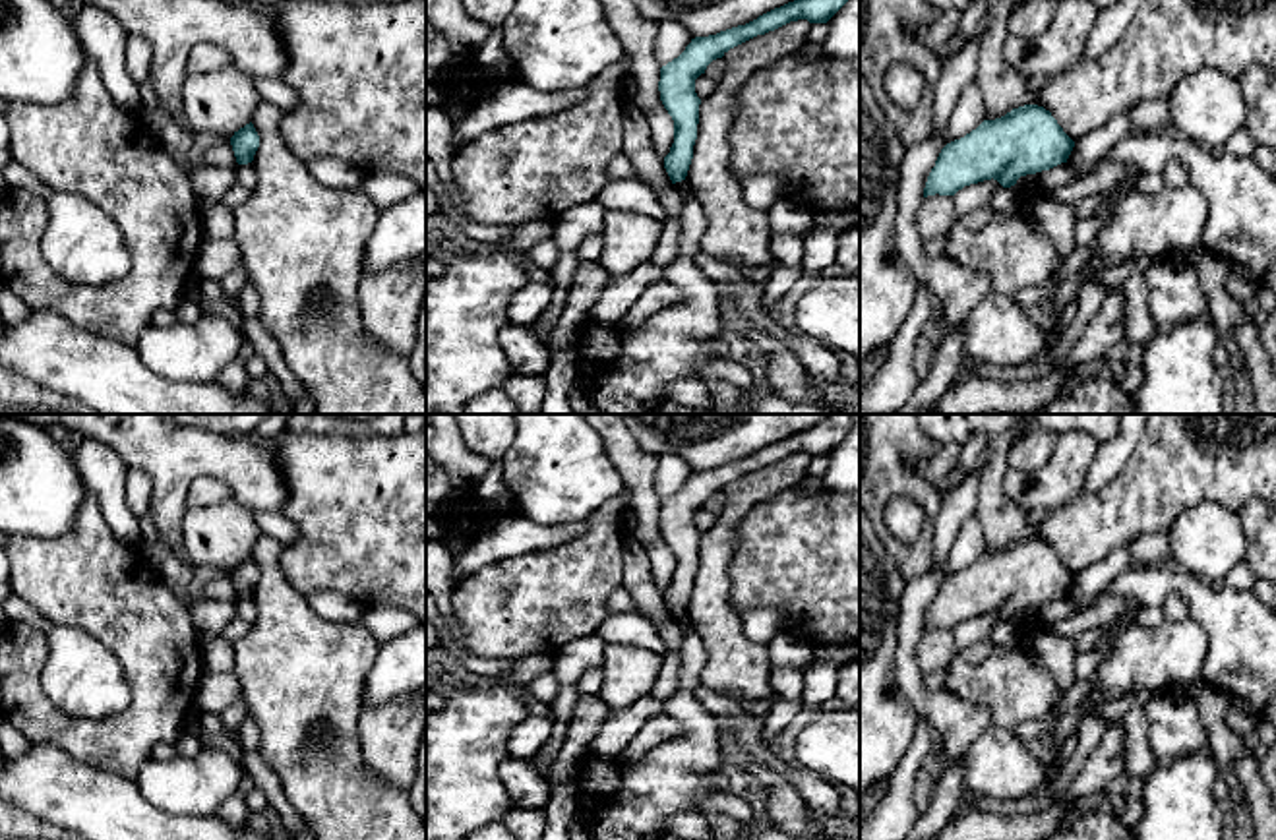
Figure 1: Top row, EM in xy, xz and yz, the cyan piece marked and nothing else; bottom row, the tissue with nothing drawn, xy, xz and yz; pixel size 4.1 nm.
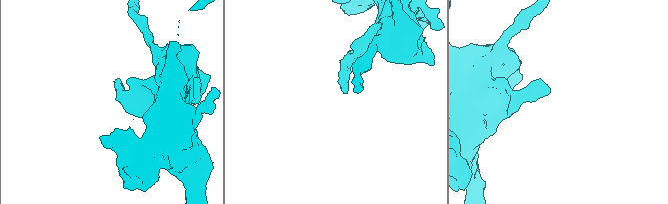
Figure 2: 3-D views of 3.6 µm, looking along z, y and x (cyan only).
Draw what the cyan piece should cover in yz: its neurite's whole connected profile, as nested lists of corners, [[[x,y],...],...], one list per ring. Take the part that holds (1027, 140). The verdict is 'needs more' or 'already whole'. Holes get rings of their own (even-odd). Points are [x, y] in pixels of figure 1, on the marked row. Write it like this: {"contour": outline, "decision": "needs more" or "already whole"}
{"contour": [[[1044,106],[1013,108],[947,143],[927,176],[924,197],[955,195],[964,186],[991,178],[1011,188],[1020,176],[1067,163],[1073,147],[1075,141]]], "decision": "already whole"}

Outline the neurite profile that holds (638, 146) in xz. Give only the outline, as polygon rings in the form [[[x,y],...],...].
[[[629,101],[623,110],[623,149],[622,153],[631,161],[637,178],[645,182],[658,197],[672,184],[664,159],[656,153],[647,114],[643,114]]]

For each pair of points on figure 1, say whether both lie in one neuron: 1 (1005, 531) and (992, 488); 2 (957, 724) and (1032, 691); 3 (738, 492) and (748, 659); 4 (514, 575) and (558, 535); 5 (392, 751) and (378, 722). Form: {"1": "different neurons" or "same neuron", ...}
{"1": "same neuron", "2": "different neurons", "3": "same neuron", "4": "different neurons", "5": "same neuron"}

